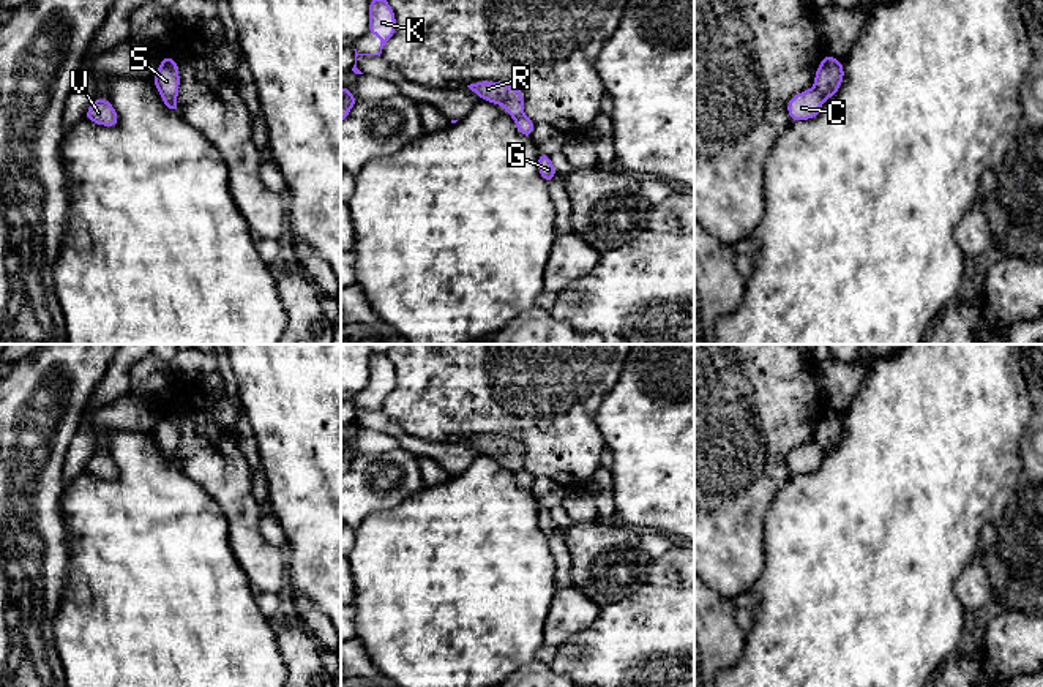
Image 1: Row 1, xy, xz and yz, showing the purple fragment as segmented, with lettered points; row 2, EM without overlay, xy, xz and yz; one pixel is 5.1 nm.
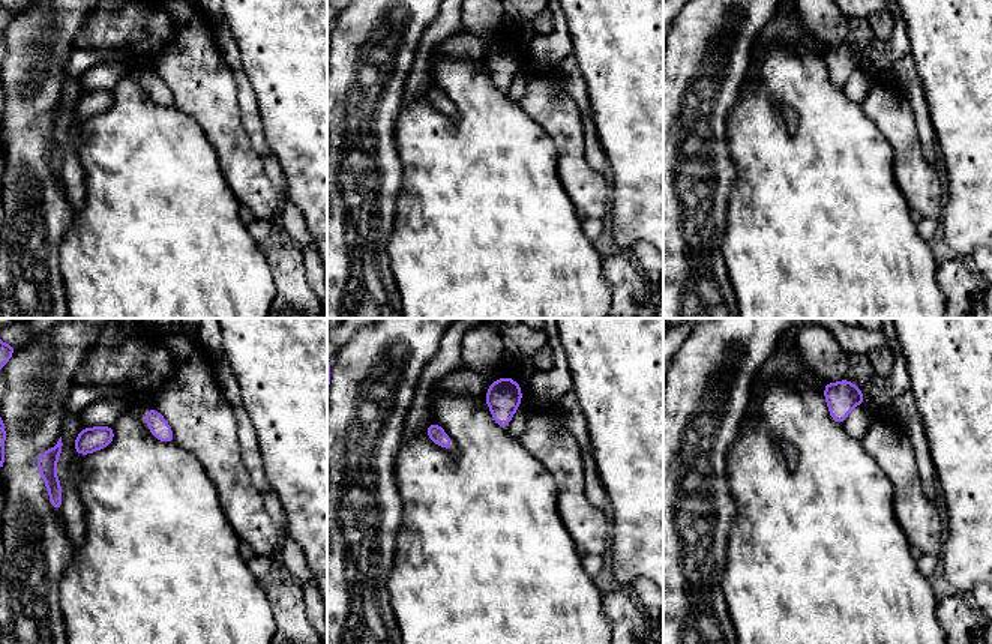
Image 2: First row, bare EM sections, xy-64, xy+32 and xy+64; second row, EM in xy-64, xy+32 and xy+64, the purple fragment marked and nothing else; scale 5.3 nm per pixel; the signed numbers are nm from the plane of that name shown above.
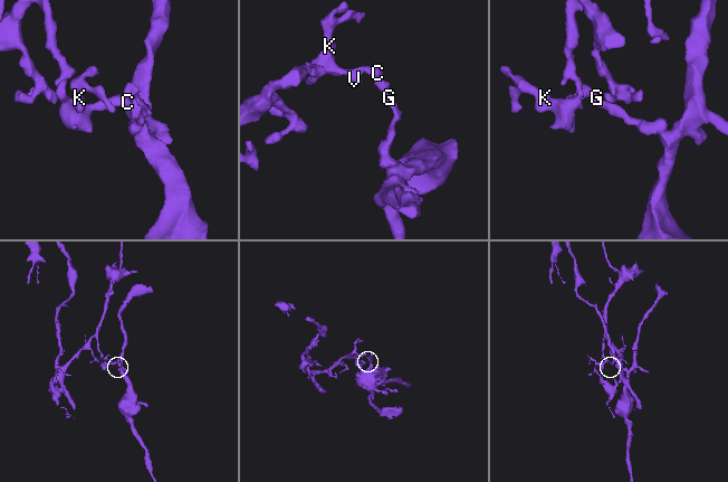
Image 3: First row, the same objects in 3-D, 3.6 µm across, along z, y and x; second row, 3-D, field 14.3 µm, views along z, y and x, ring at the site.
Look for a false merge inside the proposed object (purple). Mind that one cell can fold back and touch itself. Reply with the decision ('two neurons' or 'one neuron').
two neurons

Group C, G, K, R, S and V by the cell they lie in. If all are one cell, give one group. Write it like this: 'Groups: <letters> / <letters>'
Groups: C K R V / G S

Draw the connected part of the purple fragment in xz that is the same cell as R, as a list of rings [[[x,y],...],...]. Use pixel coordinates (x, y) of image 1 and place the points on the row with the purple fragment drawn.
[[[489,81],[473,82],[467,87],[481,99],[505,107],[511,118],[524,115],[524,98],[519,88]]]

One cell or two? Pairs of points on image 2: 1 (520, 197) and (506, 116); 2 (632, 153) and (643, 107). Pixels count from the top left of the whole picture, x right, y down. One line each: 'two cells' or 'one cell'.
1: one cell
2: one cell

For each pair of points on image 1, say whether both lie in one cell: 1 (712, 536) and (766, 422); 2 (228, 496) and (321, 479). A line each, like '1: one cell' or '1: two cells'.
1: one cell
2: two cells

